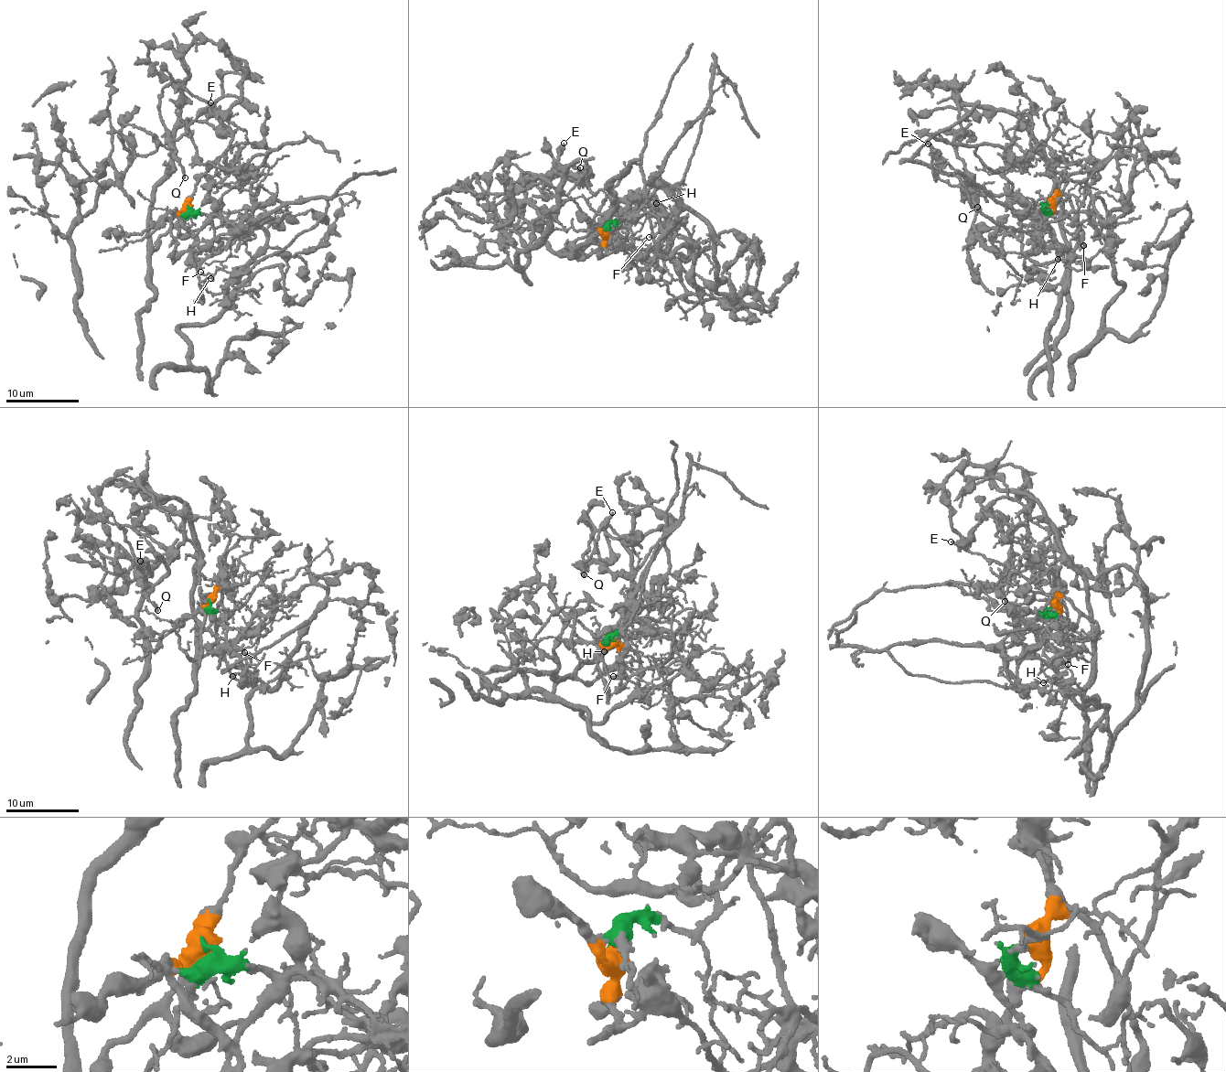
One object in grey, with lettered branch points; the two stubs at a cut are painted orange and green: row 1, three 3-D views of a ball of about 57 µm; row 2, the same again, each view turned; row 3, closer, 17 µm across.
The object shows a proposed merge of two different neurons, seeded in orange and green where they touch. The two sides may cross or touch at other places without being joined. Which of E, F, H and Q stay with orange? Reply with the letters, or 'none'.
E, Q

